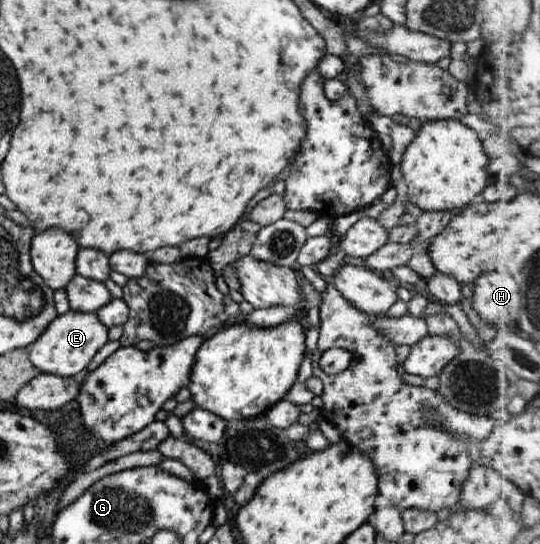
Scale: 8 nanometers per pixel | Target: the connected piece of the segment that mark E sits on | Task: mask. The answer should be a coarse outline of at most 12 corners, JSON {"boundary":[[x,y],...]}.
{"boundary":[[94,313],[57,315],[28,345],[39,373],[72,377],[106,341]]}

